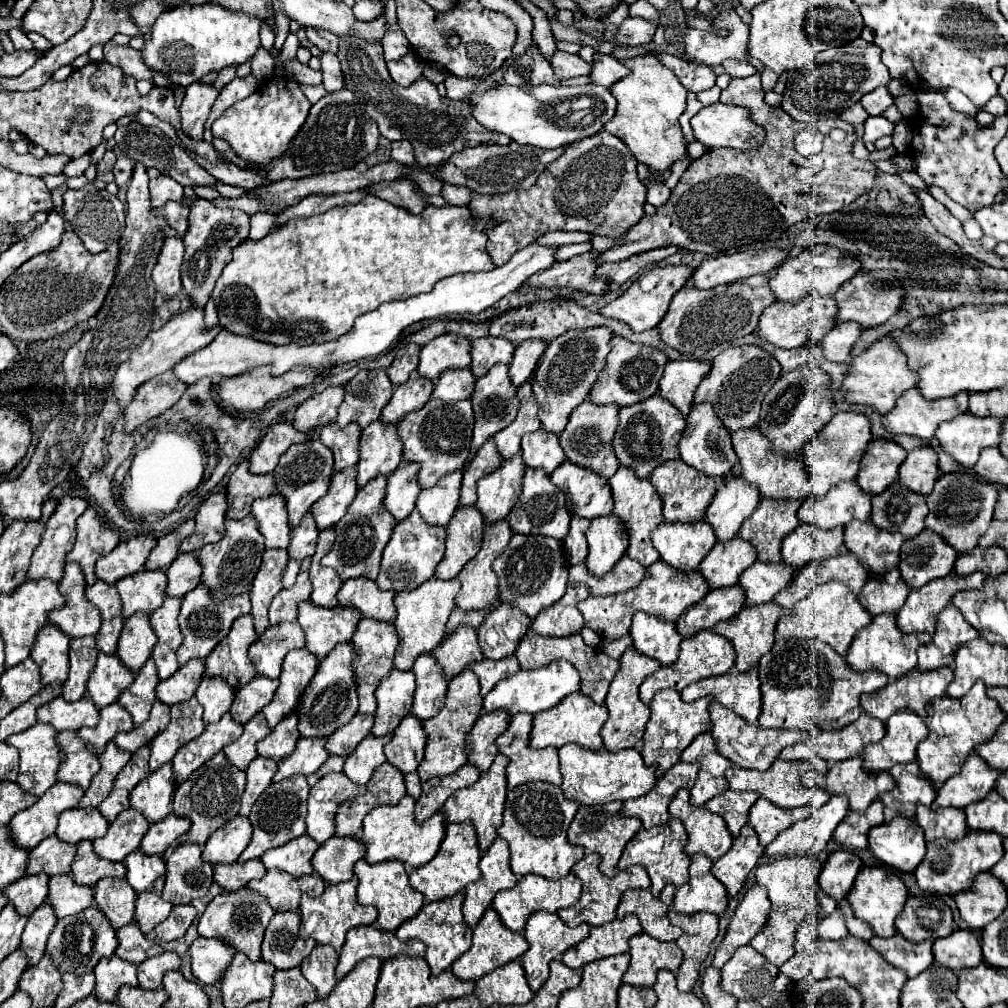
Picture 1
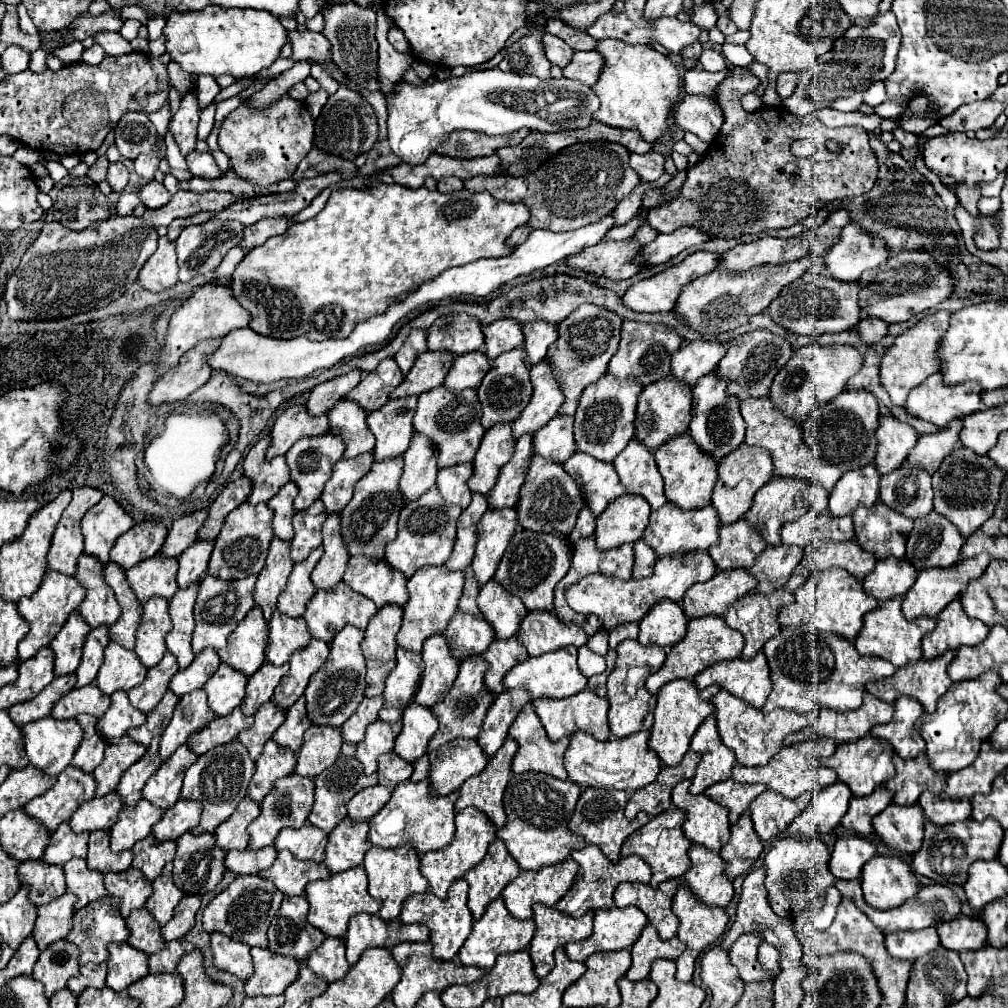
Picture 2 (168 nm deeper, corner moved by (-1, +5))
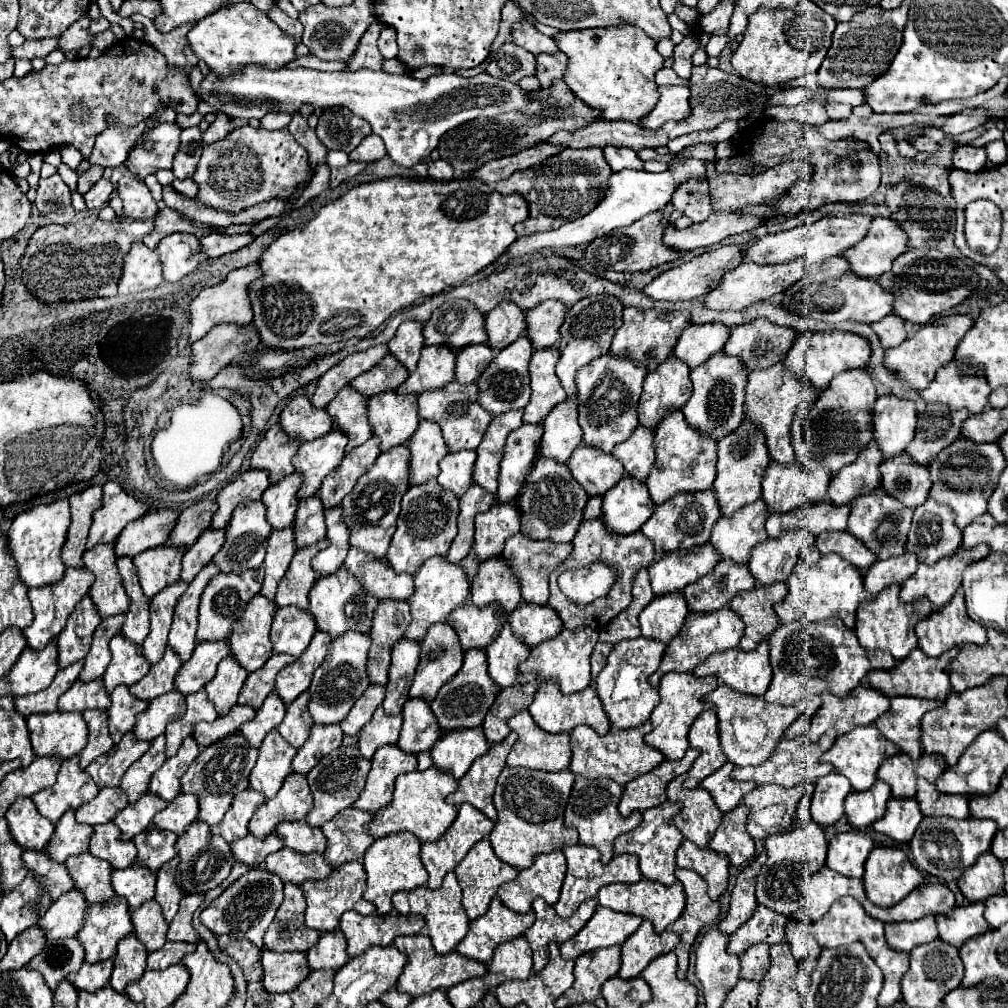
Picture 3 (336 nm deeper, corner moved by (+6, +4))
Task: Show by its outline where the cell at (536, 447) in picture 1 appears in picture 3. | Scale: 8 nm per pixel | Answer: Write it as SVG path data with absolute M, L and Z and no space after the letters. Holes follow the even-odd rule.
M573 396L557 404L543 420L539 454L565 464L581 440L583 434L577 424L577 398Z

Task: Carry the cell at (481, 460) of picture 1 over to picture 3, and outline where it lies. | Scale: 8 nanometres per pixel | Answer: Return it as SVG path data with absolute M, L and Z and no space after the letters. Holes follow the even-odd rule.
M511 410L501 416L495 416L477 446L477 460L473 470L473 482L485 488L487 492L497 492L497 476L499 476L499 464L503 460L505 440L507 436L519 428L523 410Z

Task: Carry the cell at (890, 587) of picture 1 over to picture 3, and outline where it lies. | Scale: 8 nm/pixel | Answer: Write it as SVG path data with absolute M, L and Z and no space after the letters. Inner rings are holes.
M905 552L899 558L889 558L889 560L877 560L867 572L865 572L865 590L873 596L877 596L883 588L891 584L903 584L911 574L917 570L917 558L915 554Z

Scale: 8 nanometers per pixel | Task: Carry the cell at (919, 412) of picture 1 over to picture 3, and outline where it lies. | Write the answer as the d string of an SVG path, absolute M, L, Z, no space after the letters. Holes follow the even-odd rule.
M949 362L919 394L925 402L945 402L949 410L965 408L971 414L979 414L987 408L989 392L991 388L987 386L987 380L983 380L981 372L969 370L967 376L961 374L953 362Z

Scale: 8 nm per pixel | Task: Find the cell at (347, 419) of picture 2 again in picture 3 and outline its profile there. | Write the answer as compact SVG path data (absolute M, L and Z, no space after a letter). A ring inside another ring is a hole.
M345 386L343 390L339 390L339 394L329 402L325 410L333 418L333 424L347 434L347 452L365 444L371 438L371 426L365 414L367 400L353 388Z

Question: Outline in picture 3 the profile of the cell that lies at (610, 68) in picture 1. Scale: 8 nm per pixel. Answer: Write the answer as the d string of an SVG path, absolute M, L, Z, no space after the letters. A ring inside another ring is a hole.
M563 52L557 54L539 54L537 56L537 78L541 82L541 88L547 88L553 84L553 80L561 80L567 68L567 56Z

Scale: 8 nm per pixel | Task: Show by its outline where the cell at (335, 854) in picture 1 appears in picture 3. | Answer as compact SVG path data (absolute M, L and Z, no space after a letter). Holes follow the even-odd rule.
M345 808L321 828L327 838L327 848L323 852L323 858L331 868L363 858L365 850L375 842L375 838L367 834L369 822L371 822L369 812L357 808Z

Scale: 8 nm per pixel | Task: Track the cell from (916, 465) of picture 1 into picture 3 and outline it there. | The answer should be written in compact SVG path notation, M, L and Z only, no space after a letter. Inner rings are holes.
M927 404L925 412L917 418L917 434L907 446L907 454L919 466L929 466L943 448L959 438L961 422L967 416L967 410L951 412L945 404Z

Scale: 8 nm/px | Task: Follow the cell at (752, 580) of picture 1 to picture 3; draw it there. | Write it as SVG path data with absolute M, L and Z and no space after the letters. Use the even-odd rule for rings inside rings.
M793 530L785 532L779 538L769 538L761 542L759 546L755 546L749 558L751 576L755 576L761 586L787 582L793 566L797 564L799 550L807 540L813 540L813 534L809 534L807 530Z

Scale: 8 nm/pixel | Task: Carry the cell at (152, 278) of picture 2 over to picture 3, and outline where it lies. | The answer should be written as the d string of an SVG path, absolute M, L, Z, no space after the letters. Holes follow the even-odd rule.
M135 242L123 262L123 276L119 280L119 294L135 294L135 292L143 292L143 290L153 290L161 282L163 282L163 268L161 268L159 256L155 254L155 250L149 250L143 242Z

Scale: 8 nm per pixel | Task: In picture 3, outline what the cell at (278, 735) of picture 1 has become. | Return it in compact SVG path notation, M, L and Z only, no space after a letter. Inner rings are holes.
M303 692L295 698L295 702L291 702L287 706L287 714L281 722L281 726L277 728L277 732L293 746L293 748L301 748L305 744L305 740L309 738L309 730L315 724L309 716L307 710L307 702L309 702L309 692Z

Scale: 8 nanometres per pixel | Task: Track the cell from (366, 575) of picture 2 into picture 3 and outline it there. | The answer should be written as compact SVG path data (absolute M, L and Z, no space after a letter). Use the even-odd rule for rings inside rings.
M349 548L345 568L377 600L407 600L413 594L413 576L397 574L385 558L373 558L361 550Z

